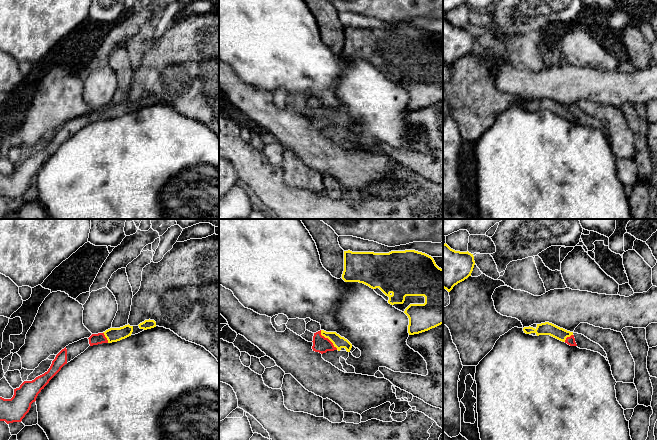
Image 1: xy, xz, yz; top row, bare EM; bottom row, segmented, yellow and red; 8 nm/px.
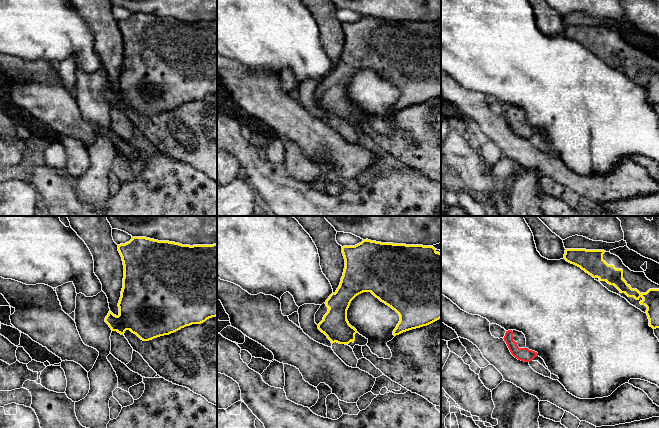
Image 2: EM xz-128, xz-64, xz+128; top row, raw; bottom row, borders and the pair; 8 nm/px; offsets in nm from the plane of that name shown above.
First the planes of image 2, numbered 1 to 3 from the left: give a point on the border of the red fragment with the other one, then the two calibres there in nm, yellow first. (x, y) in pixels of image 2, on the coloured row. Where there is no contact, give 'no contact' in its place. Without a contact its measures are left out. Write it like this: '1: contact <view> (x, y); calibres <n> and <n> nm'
1: no contact
2: no contact
3: no contact

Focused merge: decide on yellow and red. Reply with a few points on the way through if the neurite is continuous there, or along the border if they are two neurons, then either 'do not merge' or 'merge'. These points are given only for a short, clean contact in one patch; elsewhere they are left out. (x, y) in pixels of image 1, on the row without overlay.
runs through xz (339, 118), (328, 114), (321, 120); merge

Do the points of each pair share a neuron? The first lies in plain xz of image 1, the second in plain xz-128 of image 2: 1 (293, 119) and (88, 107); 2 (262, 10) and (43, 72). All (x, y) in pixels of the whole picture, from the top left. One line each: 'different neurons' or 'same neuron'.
1: different neurons
2: different neurons

